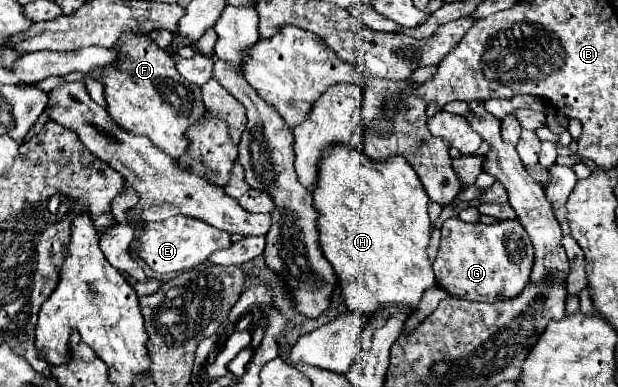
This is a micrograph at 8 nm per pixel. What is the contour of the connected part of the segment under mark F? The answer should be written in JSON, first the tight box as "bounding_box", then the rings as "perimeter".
{"bounding_box":[103,34,205,160],"perimeter":[[[125,34],[115,48],[121,52],[115,66],[105,68],[103,86],[107,98],[107,112],[119,128],[135,136],[147,136],[157,148],[161,148],[173,160],[187,154],[189,138],[187,130],[205,118],[205,104],[201,86],[189,84],[175,68],[173,56],[157,48],[147,36]]]}

